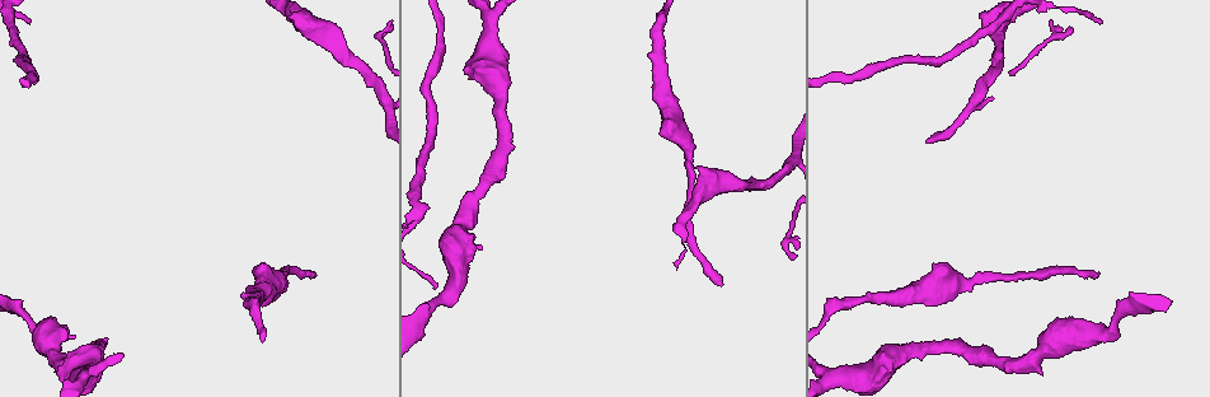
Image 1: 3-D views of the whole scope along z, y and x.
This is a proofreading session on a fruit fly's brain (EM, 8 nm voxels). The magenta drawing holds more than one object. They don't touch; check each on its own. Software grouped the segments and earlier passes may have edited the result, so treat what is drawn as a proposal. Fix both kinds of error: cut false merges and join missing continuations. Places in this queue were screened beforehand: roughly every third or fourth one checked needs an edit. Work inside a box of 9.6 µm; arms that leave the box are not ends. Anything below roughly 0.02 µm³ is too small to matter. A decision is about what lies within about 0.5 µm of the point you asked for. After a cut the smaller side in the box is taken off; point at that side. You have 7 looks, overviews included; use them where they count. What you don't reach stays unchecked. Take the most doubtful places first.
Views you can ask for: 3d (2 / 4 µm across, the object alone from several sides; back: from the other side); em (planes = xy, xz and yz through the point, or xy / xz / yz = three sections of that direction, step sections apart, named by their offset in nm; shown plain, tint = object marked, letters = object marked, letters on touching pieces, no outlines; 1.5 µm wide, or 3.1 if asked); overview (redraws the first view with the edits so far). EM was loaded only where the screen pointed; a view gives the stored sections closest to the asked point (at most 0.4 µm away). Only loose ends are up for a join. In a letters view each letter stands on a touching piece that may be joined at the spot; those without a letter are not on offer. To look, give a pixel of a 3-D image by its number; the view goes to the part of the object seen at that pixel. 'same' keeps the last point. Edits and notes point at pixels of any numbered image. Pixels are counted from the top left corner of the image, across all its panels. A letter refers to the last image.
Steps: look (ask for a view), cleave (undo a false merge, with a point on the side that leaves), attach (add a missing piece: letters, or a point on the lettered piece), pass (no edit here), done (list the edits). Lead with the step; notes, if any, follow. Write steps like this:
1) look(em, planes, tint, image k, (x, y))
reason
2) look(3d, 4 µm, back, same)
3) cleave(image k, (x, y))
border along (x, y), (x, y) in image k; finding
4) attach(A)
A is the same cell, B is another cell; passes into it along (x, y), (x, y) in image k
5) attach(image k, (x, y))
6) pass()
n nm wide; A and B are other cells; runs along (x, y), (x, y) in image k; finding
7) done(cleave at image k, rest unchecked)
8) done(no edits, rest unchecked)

look(3d, 4 µm, image 1, (720, 284))
free end

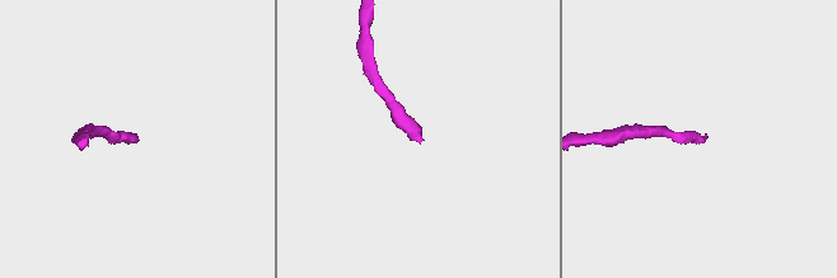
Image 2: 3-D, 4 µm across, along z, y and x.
look(em, planes, letters, image 2, (420, 140))
now the EM

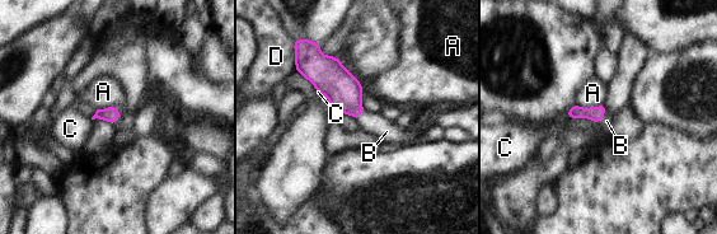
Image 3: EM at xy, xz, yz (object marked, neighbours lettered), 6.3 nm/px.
attach(B)
B is the same cell, A, C and D are other cells; it goes on there

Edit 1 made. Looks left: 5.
look(overview)
redraw

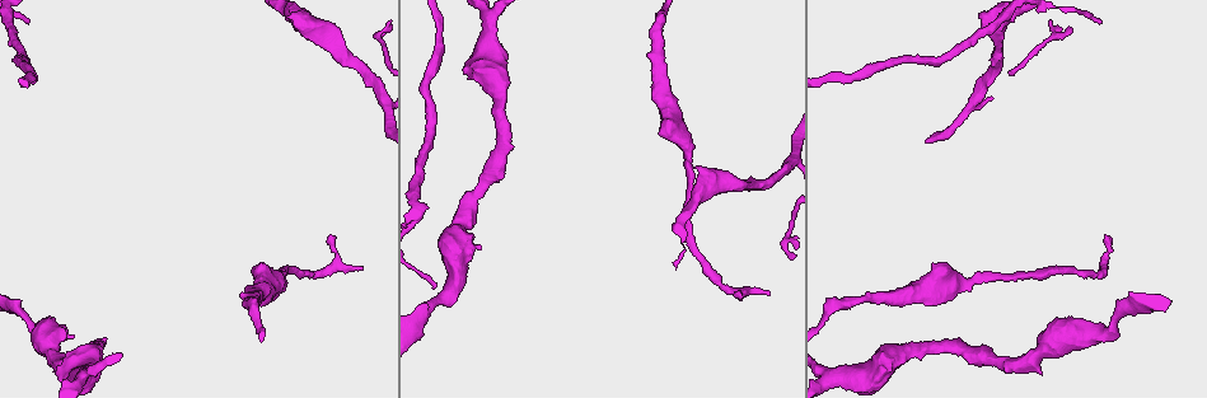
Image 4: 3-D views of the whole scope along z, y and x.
look(3d, 2 µm, image 4, (834, 376))
thin arm on a thick one

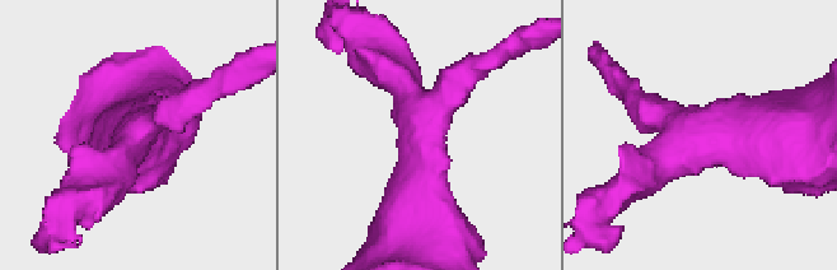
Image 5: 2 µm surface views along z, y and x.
look(em, planes, letters, image 5, (701, 127))
3 arms; arms of 180, 260, 550 nm; shape alone is not enough

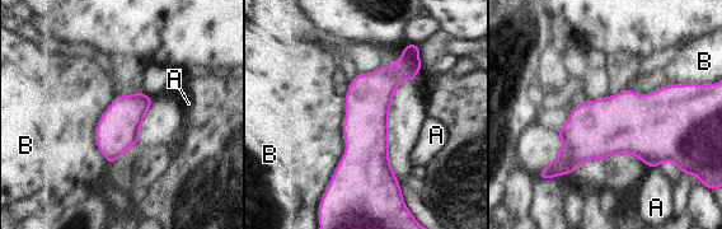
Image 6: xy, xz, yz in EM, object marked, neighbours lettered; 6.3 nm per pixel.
pass()
A and B are other cells; one neuron here

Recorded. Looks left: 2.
done(attach at image 3, rest unchecked)

